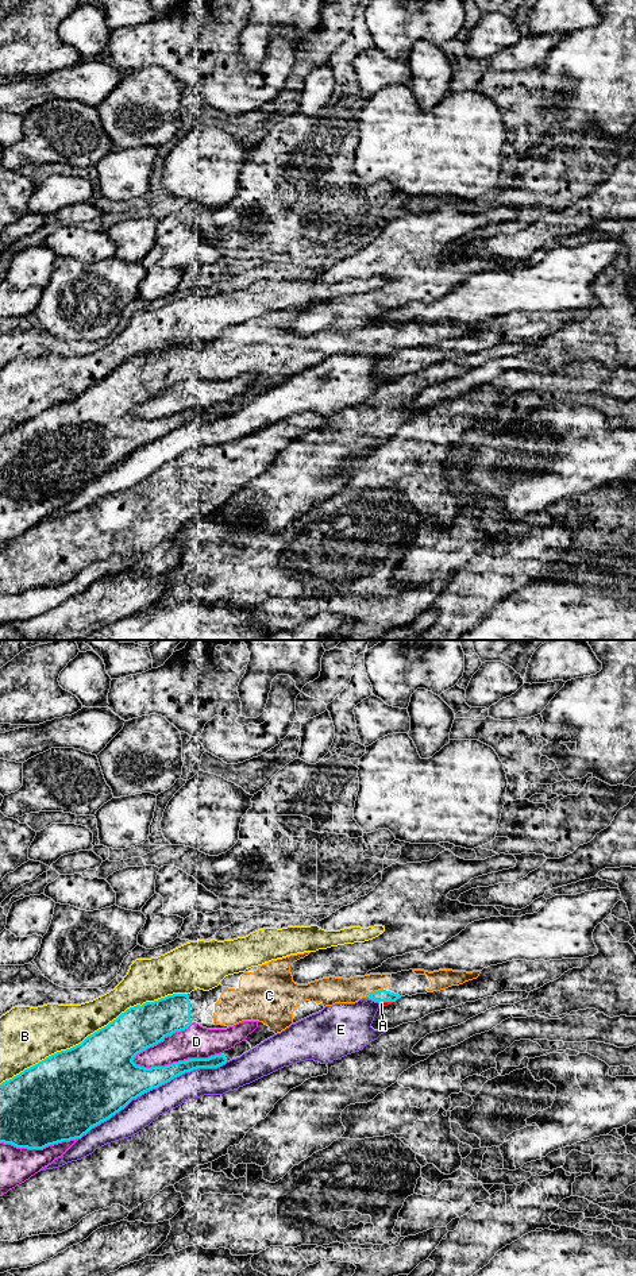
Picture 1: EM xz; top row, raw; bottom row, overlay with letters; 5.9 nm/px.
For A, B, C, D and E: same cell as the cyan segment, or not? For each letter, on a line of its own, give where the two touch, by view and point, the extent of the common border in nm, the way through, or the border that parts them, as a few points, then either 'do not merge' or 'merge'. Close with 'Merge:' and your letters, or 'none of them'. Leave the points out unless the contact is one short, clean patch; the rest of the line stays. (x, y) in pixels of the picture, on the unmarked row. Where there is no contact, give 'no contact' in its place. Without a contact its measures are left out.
A: contact xz (385, 353); length 90 nm; border xz (392, 353), (378, 354); do not merge
B: contact xz (95, 384); length 1250 nm; do not merge
C: contact xz (374, 343); length 120 nm; merge
D: contact xz (176, 415); length 550 nm; do not merge
E: contact xz (151, 440); length 1000 nm; do not merge
Merge: C

